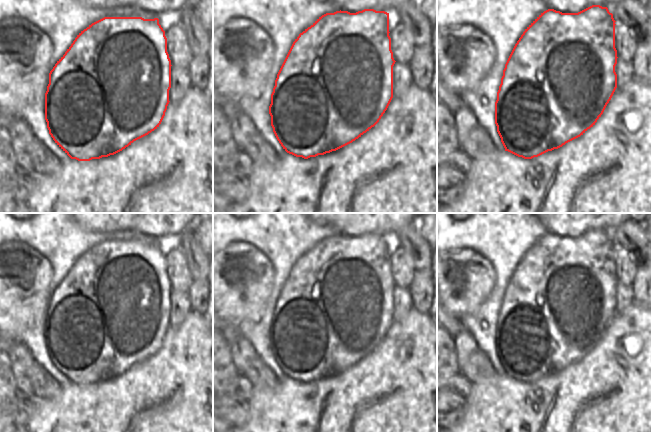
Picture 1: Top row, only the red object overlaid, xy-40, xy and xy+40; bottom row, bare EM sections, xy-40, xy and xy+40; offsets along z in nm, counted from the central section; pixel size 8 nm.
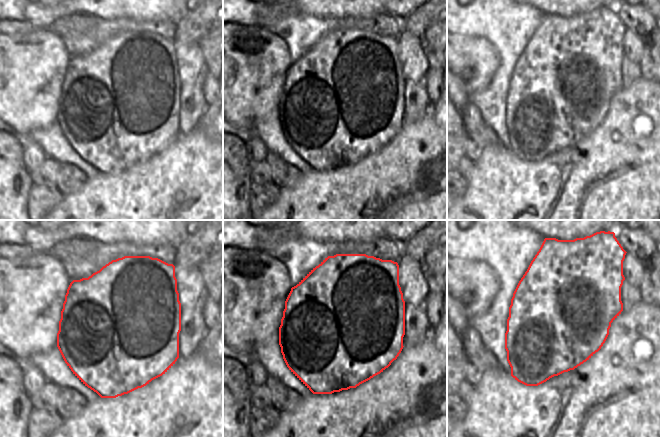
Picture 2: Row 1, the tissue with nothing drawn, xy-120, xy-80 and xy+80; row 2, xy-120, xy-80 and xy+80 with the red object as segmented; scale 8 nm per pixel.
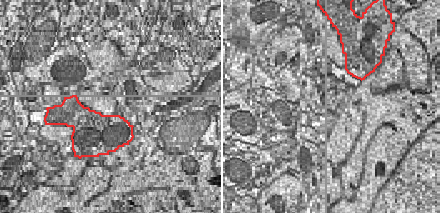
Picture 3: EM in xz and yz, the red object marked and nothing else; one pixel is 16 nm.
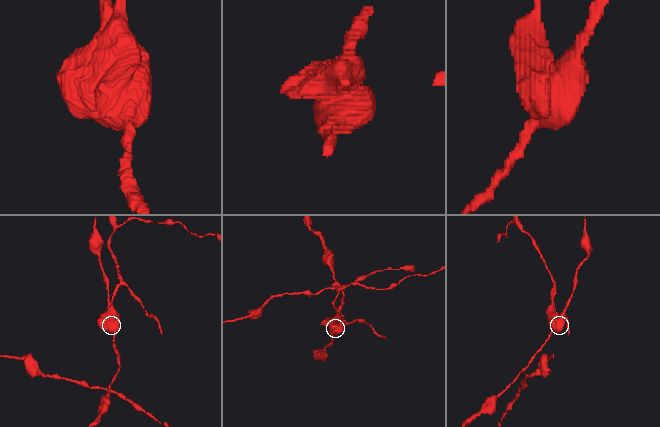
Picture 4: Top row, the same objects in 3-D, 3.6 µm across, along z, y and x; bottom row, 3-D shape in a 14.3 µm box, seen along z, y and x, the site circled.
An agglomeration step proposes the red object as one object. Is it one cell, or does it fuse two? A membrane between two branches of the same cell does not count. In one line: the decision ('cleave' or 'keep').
cleave

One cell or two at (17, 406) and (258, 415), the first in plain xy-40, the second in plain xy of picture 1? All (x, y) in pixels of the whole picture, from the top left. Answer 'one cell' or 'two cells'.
two cells

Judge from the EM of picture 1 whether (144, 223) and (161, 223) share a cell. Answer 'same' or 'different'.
same

